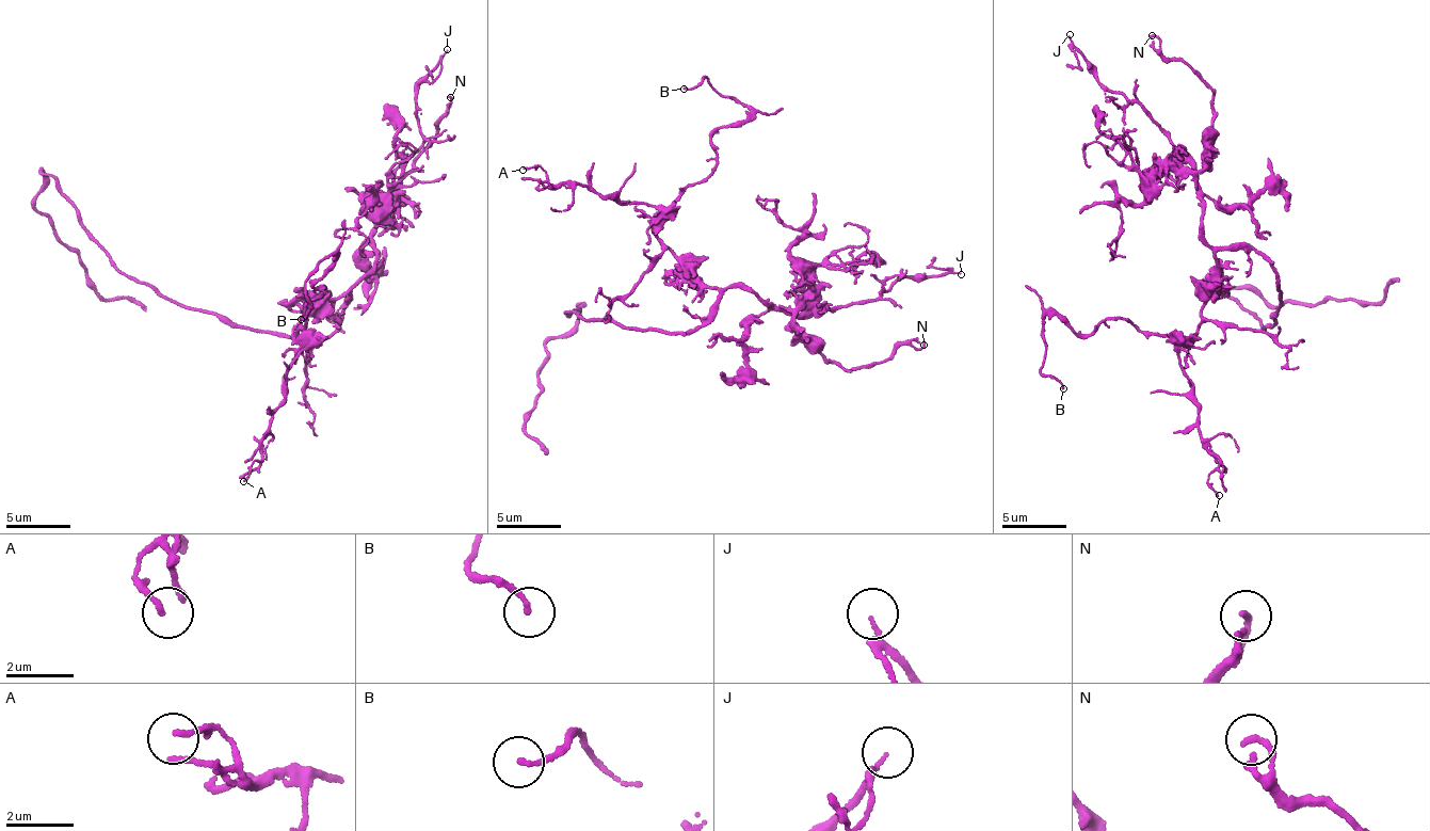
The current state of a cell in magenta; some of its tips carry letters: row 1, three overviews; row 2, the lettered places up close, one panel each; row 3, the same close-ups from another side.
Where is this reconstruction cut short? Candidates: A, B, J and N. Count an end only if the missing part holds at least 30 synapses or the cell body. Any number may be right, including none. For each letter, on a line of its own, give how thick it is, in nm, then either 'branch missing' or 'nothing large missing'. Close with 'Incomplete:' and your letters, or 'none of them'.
A: calibre 150 nm; nothing large missing
B: calibre 150 nm; nothing large missing
J: calibre 130 nm; nothing large missing
N: calibre 190 nm; nothing large missing
Incomplete: none of them

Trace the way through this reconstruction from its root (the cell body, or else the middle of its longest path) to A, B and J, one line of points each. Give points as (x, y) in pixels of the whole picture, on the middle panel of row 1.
A: (619, 322), (684, 333), (717, 293), (653, 234), (651, 205), (523, 170)
B: (619, 322), (684, 333), (714, 306), (656, 237), (714, 165), (713, 136), (745, 111), (706, 78), (684, 89)
J: (619, 322), (686, 332), (733, 287), (809, 317), (911, 276), (961, 274)

